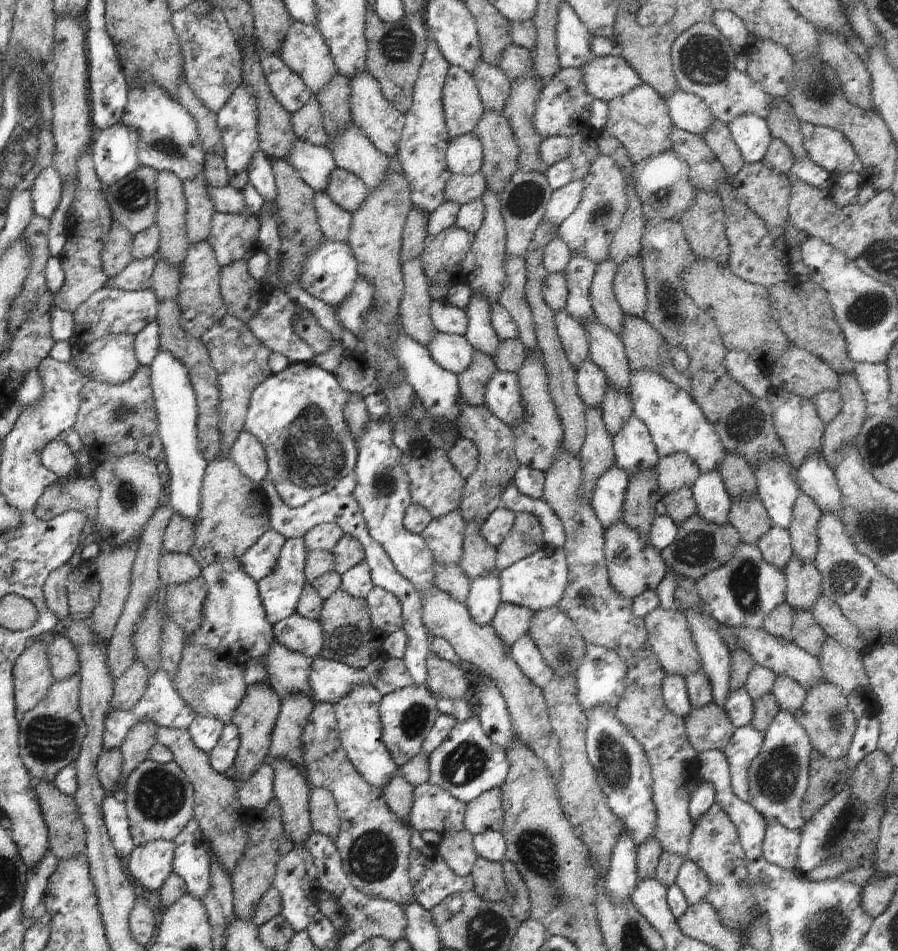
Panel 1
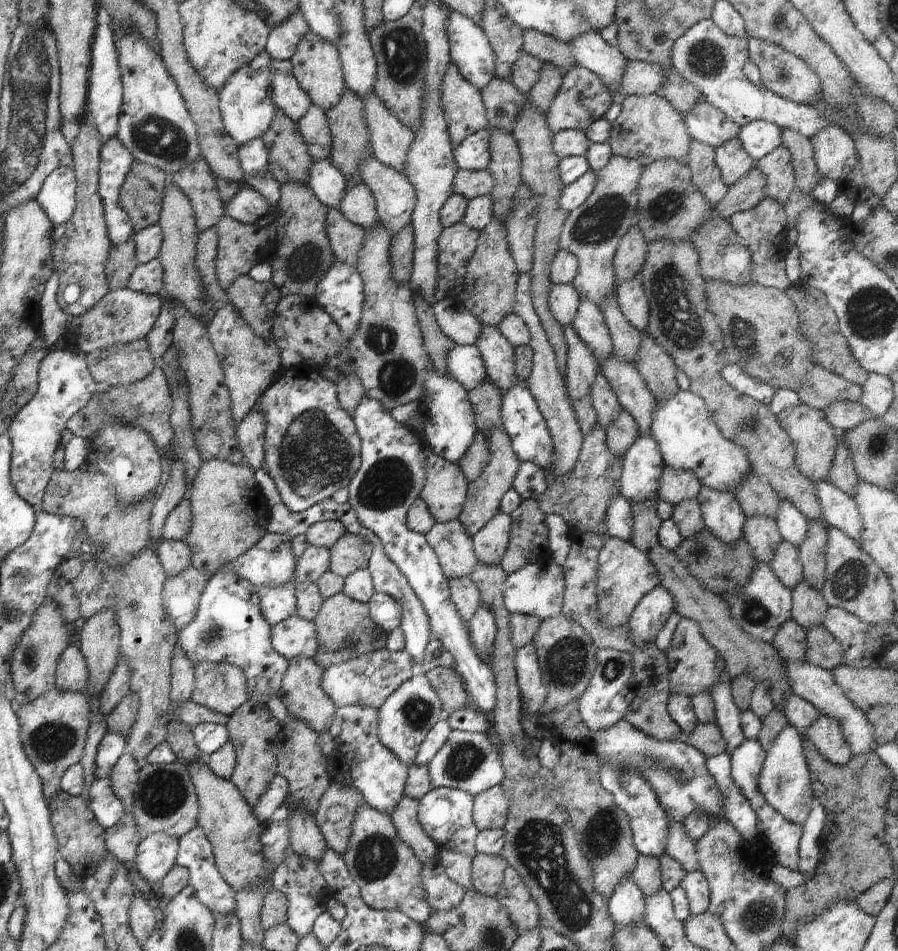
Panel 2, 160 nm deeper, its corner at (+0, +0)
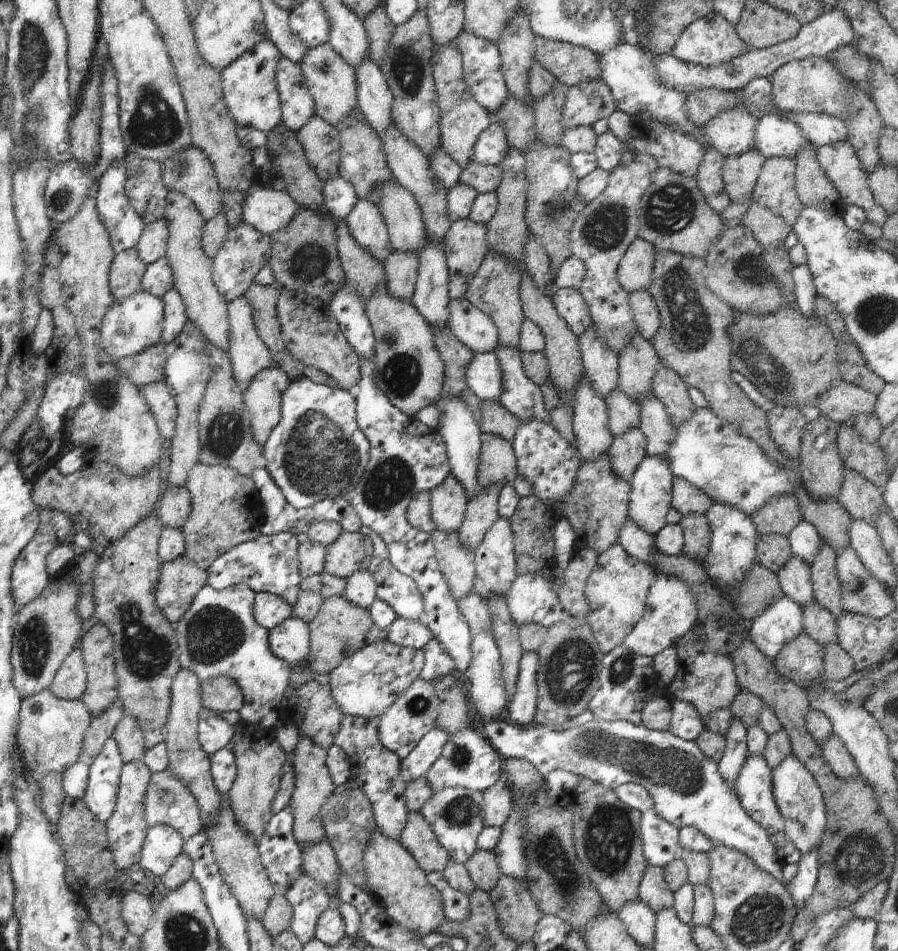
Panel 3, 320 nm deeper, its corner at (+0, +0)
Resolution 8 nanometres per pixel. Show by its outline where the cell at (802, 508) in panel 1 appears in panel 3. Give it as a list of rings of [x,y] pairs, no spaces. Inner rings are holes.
[[[822,542],[815,561],[809,567],[815,601],[822,608],[829,610],[834,618],[838,620],[846,611],[843,609],[836,561],[837,554],[835,550]]]

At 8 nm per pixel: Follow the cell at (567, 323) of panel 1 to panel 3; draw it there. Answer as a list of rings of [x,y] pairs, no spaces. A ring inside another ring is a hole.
[[[581,377],[575,390],[573,429],[575,447],[581,459],[592,461],[597,455],[606,455],[612,444],[605,400],[593,386]]]

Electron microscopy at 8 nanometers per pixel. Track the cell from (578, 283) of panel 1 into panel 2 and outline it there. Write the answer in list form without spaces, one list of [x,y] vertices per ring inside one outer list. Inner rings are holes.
[[[579,295],[577,314],[572,324],[578,336],[597,358],[600,367],[613,354],[613,342],[602,311],[590,299]]]

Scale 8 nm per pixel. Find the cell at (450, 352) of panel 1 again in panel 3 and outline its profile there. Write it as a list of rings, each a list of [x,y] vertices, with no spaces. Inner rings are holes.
[[[475,353],[466,367],[466,382],[481,401],[499,402],[503,389],[503,372],[496,353]]]

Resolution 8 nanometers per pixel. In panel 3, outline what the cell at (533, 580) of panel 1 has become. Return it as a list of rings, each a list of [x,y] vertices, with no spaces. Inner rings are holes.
[[[541,571],[518,575],[505,599],[510,618],[518,627],[536,623],[548,628],[570,616],[551,589],[549,577]]]

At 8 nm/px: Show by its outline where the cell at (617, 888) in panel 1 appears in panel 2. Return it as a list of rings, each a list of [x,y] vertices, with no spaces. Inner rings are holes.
[[[630,875],[619,883],[608,900],[609,913],[616,925],[644,922],[645,896]]]

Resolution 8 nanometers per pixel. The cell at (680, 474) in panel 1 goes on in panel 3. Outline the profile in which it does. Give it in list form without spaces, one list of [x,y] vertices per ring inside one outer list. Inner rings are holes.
[[[673,477],[671,505],[683,516],[705,515],[713,503],[713,500],[699,488],[692,486],[683,478]]]

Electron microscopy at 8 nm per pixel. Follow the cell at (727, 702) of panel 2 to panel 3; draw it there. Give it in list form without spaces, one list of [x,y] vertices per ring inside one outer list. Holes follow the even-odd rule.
[[[733,718],[730,730],[724,738],[725,749],[717,765],[722,778],[735,792],[735,784],[738,780],[740,769],[744,766],[746,759],[749,757],[747,728],[738,719]]]

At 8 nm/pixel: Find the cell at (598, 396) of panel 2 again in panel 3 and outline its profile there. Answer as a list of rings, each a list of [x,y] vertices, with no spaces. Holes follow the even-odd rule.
[[[614,389],[605,399],[611,435],[619,437],[640,424],[640,405],[619,389]]]

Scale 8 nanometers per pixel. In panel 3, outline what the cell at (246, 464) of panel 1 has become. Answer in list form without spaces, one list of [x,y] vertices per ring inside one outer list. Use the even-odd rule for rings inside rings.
[[[272,366],[256,374],[243,392],[251,431],[261,447],[281,419],[282,393],[290,383],[291,380],[286,373]]]

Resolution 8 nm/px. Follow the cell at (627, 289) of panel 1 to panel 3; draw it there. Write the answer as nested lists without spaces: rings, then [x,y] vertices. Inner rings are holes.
[[[647,290],[629,293],[629,303],[637,332],[642,335],[642,338],[649,341],[658,332],[661,325],[656,303],[653,302]]]

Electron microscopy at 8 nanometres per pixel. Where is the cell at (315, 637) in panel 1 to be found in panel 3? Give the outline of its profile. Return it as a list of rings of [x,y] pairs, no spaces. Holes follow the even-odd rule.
[[[290,617],[269,630],[268,646],[274,656],[289,664],[304,662],[310,652],[308,623]]]

